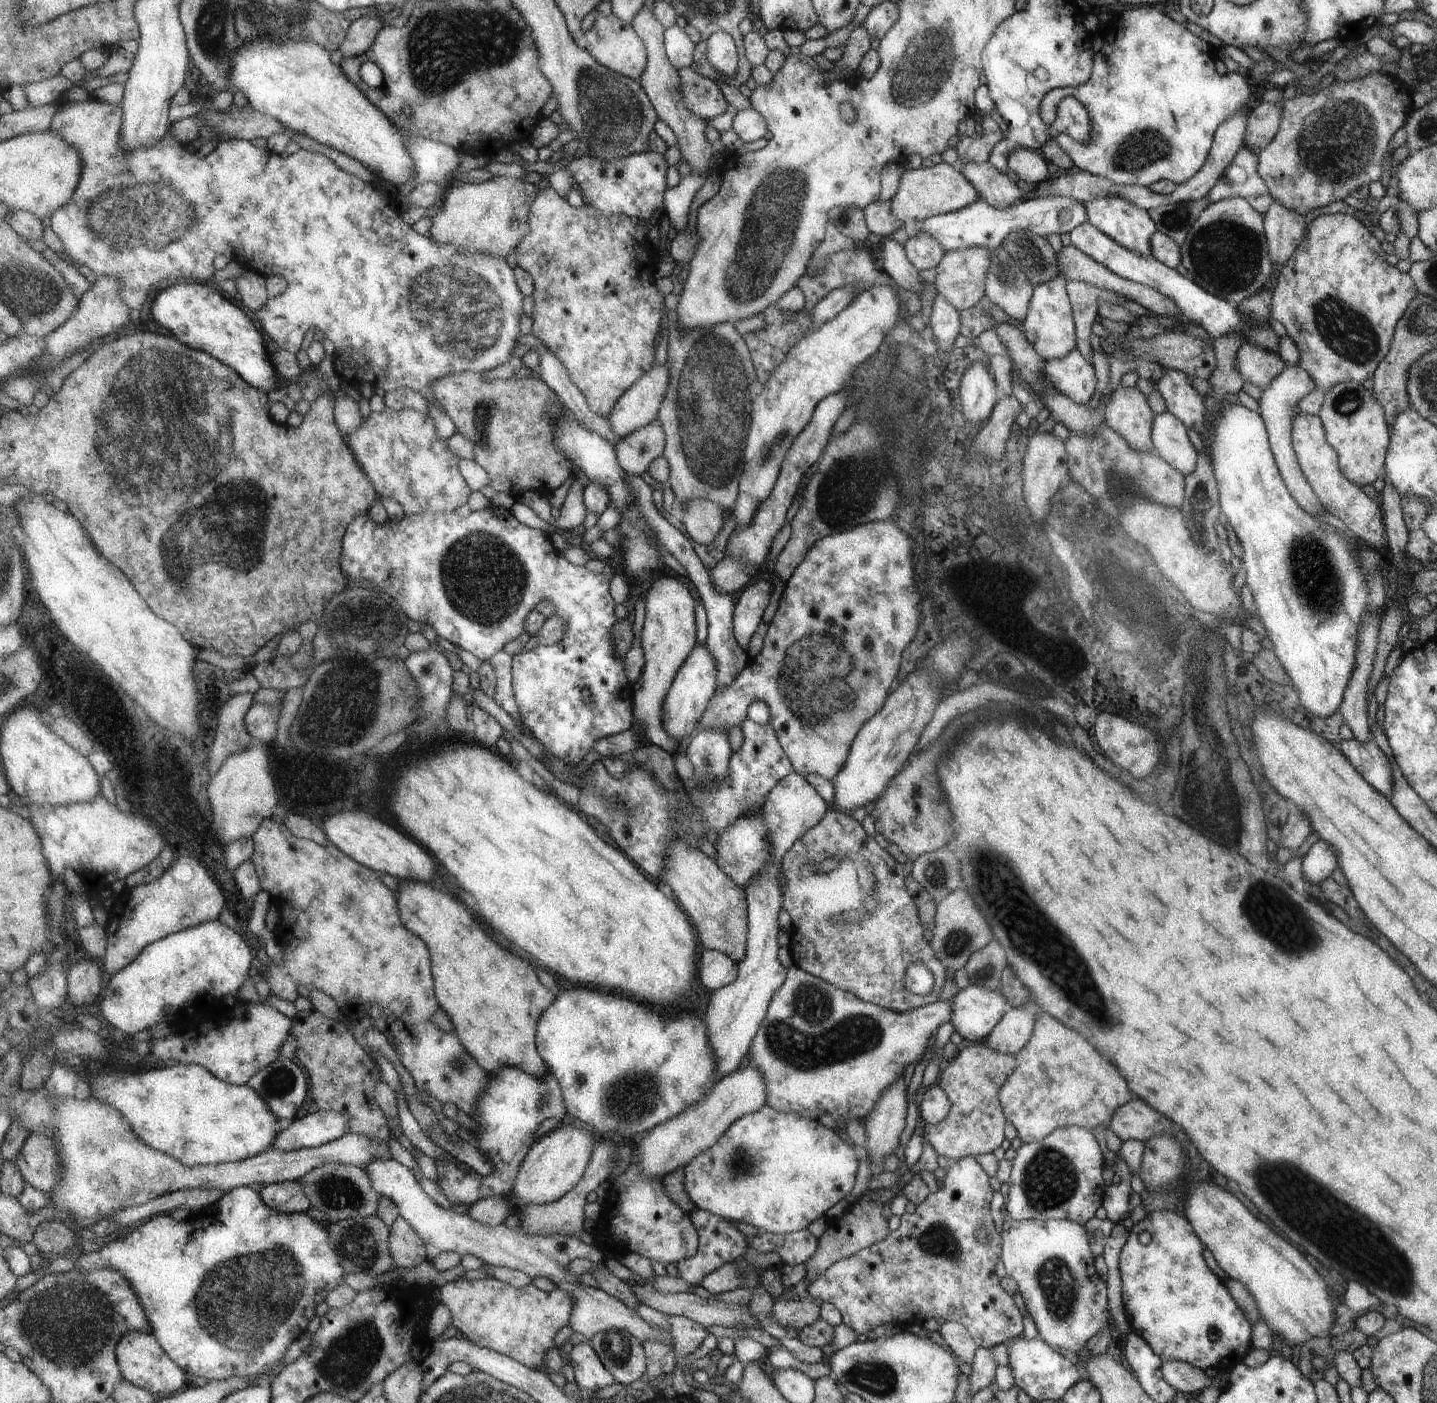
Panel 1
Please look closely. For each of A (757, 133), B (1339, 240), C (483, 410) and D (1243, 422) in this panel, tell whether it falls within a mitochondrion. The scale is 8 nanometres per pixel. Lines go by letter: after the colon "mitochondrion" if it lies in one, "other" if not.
A: other
B: other
C: mitochondrion
D: other

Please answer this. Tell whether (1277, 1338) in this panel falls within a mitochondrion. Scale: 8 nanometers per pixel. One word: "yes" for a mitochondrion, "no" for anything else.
no

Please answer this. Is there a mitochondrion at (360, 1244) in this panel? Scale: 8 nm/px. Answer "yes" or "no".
yes

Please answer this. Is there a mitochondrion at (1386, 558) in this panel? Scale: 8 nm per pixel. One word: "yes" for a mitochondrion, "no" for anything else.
no

